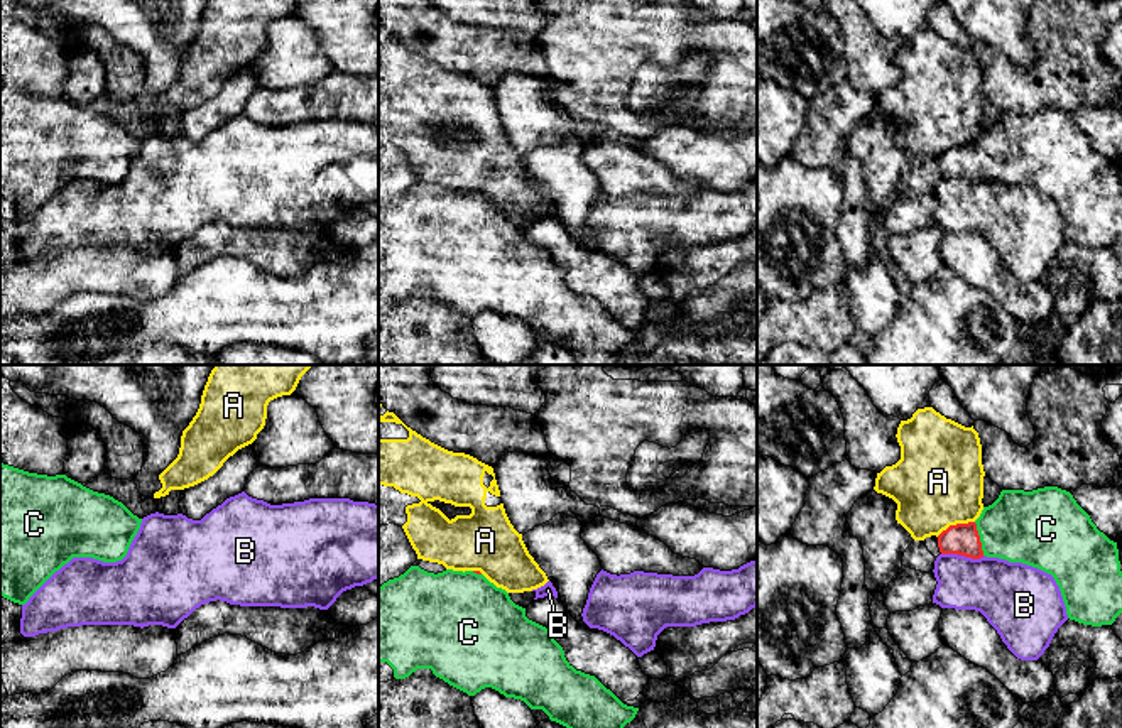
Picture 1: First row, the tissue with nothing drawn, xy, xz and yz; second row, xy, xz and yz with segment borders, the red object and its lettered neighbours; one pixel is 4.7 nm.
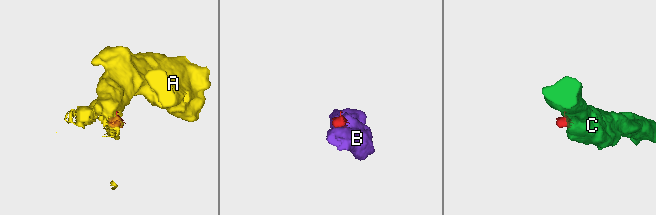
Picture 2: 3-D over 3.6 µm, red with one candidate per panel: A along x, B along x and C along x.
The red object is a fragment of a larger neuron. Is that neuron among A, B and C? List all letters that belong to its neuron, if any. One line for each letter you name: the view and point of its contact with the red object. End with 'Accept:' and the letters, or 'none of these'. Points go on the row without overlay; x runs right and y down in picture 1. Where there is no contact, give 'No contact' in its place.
C: Touches red at yz (979, 161)
Accept: C

